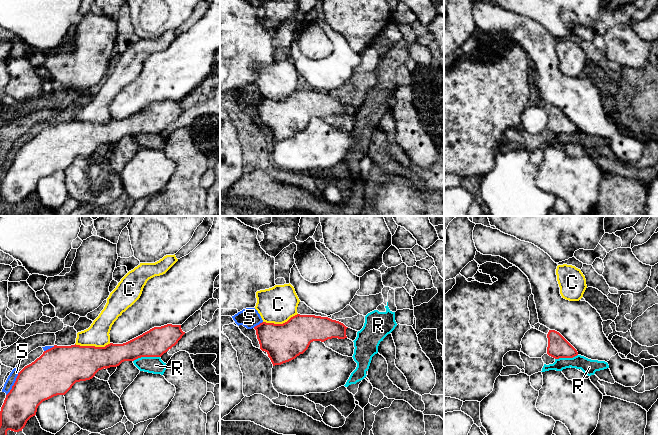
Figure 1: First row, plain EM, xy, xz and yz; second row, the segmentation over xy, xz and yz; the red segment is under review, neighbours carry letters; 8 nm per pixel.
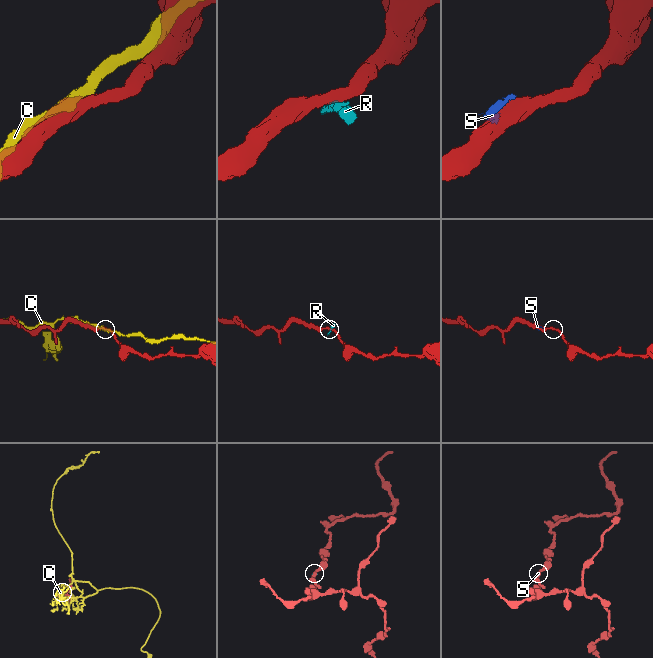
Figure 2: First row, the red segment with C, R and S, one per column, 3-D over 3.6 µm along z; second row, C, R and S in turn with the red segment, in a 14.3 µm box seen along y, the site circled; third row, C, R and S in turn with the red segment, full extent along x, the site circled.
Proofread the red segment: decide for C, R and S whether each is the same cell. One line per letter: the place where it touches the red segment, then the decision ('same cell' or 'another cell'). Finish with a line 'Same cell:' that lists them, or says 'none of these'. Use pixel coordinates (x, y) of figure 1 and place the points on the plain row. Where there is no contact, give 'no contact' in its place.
C: contact xy (92, 122); another cell
R: contact xy (146, 132); another cell
S: contact xy (14, 160); another cell
Same cell: none of these

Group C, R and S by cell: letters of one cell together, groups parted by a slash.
C / R / S

